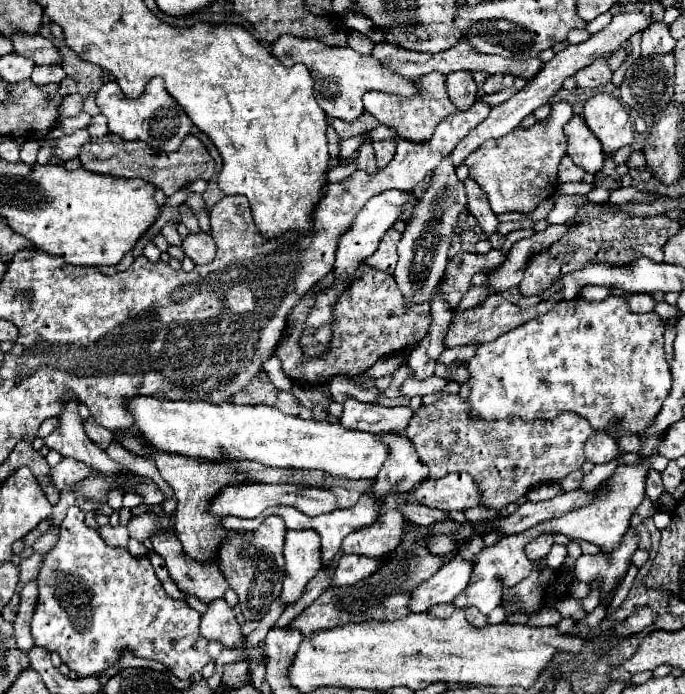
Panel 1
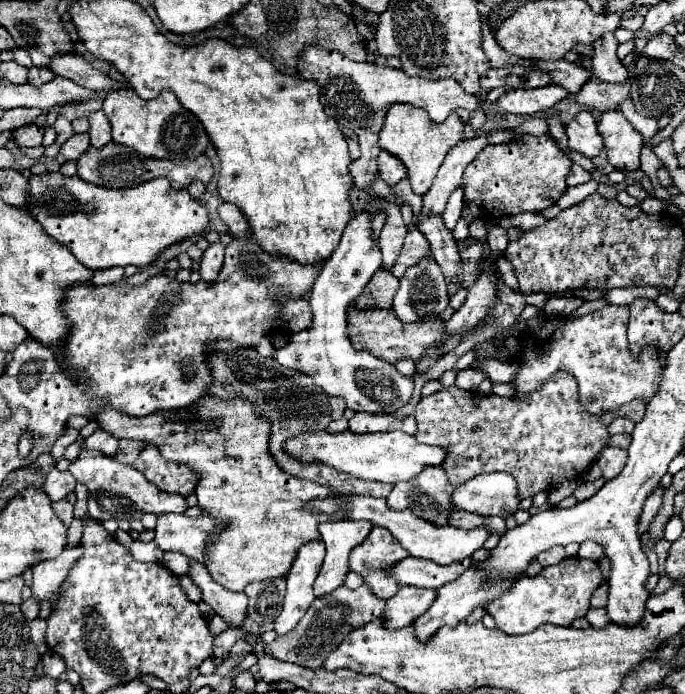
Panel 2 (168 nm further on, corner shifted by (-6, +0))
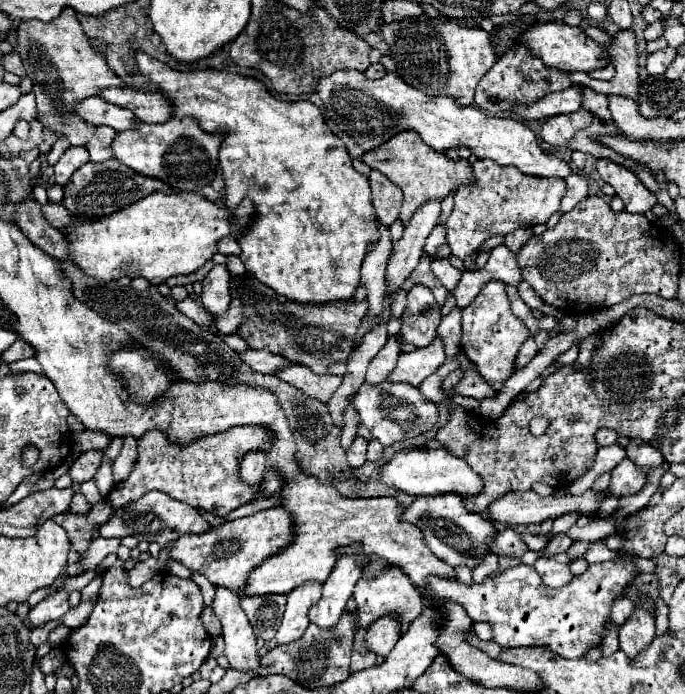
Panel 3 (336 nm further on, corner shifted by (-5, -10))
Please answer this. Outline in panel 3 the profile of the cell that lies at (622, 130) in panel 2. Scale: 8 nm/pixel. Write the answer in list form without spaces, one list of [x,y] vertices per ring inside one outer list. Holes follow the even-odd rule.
[[[601,158],[597,162],[597,172],[607,184],[615,188],[615,194],[625,204],[625,212],[645,214],[657,204],[657,198],[641,184],[641,180],[631,170]]]

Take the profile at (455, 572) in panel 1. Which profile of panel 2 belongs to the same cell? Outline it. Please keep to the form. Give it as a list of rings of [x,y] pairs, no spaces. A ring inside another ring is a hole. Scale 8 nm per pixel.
[[[400,586],[396,596],[392,596],[386,604],[384,620],[390,628],[410,626],[416,618],[420,618],[436,600],[438,590],[416,588],[416,586]]]

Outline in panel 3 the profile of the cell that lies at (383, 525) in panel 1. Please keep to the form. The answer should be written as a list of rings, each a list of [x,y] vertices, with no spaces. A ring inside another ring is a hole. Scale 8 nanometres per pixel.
[[[371,562],[371,568],[375,574],[363,574],[363,578],[355,584],[355,602],[359,608],[359,624],[363,628],[371,626],[375,620],[383,616],[395,616],[399,622],[399,634],[405,634],[409,630],[409,624],[421,616],[423,612],[423,598],[419,592],[415,592],[415,586],[411,586],[409,578],[401,570],[379,570],[379,562]]]

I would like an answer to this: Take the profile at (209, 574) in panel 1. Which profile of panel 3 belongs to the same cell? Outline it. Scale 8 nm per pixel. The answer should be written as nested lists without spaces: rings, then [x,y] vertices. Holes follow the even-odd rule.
[[[217,588],[213,600],[213,612],[221,620],[225,656],[235,670],[259,674],[261,656],[253,628],[239,604],[239,596],[227,588]]]

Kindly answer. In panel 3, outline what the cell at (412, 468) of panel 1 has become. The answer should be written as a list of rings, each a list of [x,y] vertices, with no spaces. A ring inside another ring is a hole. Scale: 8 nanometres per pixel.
[[[443,494],[439,498],[415,498],[415,502],[405,508],[403,520],[421,526],[425,534],[425,542],[429,544],[433,554],[453,568],[467,566],[469,570],[475,570],[483,562],[483,558],[491,552],[489,548],[491,544],[487,542],[491,542],[497,532],[493,520],[467,510],[463,500],[455,494]]]

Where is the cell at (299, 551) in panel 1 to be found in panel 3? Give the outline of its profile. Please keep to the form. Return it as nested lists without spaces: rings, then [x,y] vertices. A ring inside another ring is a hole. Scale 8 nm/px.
[[[305,582],[303,586],[297,586],[295,590],[291,590],[291,594],[287,594],[287,608],[283,614],[283,622],[275,636],[279,644],[295,642],[305,634],[309,626],[307,612],[315,602],[319,602],[319,598],[321,598],[321,586],[315,586],[315,582]]]

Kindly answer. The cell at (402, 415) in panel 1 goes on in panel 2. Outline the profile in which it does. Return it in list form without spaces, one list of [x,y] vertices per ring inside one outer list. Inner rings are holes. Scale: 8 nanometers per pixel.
[[[354,412],[354,416],[348,420],[348,426],[354,428],[354,432],[390,432],[390,430],[402,430],[406,434],[416,432],[416,420],[412,414],[400,418],[398,414]]]

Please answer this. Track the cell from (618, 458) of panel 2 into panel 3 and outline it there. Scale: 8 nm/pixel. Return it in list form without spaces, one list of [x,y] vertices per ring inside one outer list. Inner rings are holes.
[[[629,458],[619,462],[619,466],[613,468],[611,472],[611,484],[609,492],[613,496],[625,496],[625,494],[637,494],[645,488],[647,478],[643,470],[639,470],[637,464],[633,464]]]

